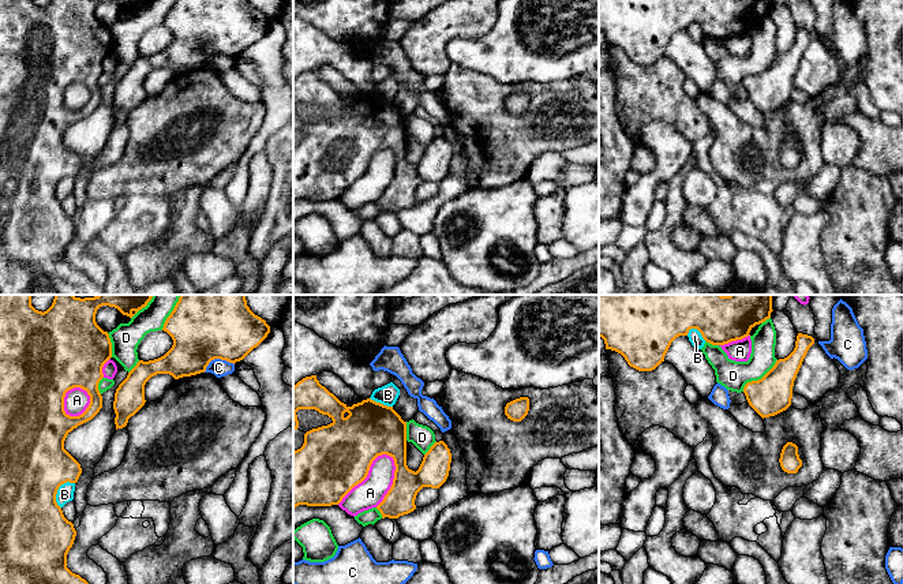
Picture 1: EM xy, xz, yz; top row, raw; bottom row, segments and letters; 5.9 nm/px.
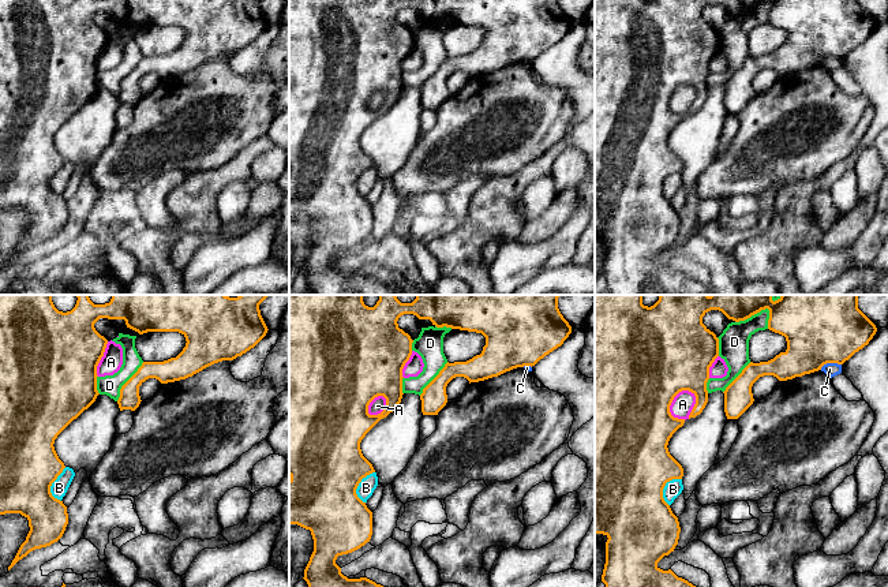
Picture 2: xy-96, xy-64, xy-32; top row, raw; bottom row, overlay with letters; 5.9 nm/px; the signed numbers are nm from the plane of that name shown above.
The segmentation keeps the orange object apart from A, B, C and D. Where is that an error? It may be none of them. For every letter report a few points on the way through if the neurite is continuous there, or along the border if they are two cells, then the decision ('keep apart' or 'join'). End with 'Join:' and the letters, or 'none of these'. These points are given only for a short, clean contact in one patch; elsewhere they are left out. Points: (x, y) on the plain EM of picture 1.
A: keep apart
B: keep apart
C: keep apart
D: keep apart
Join: none of these

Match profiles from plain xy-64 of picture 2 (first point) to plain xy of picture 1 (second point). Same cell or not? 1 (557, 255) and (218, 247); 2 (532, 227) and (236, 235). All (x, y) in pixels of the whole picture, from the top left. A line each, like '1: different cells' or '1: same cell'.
1: different cells
2: same cell

